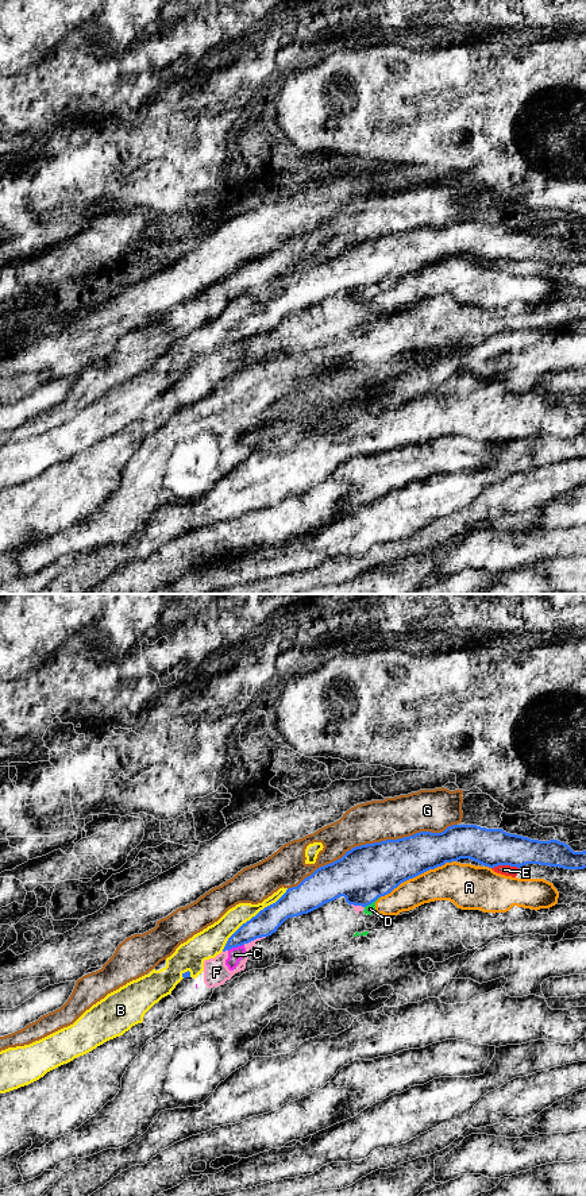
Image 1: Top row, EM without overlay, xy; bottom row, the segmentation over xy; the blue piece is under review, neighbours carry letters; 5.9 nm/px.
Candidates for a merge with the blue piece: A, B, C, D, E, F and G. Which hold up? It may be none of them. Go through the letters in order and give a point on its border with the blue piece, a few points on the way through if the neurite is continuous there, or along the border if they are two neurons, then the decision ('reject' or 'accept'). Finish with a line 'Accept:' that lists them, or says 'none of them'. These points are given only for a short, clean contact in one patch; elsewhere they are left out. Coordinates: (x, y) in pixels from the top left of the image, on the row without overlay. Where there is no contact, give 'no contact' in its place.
A: xy (417, 270) | reject
B: xy (253, 312) | reject
C: xy (235, 342) | along xy (243, 339), (228, 346) | reject
D: xy (371, 297) | reject
E: xy (504, 259) | reject
F: xy (254, 334) | reject
G: xy (371, 239) | reject
Accept: none of them

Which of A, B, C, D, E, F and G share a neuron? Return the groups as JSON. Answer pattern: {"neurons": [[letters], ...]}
{"neurons": [["A", "D"], ["B"], ["C", "F"], ["E"], ["G"]]}

